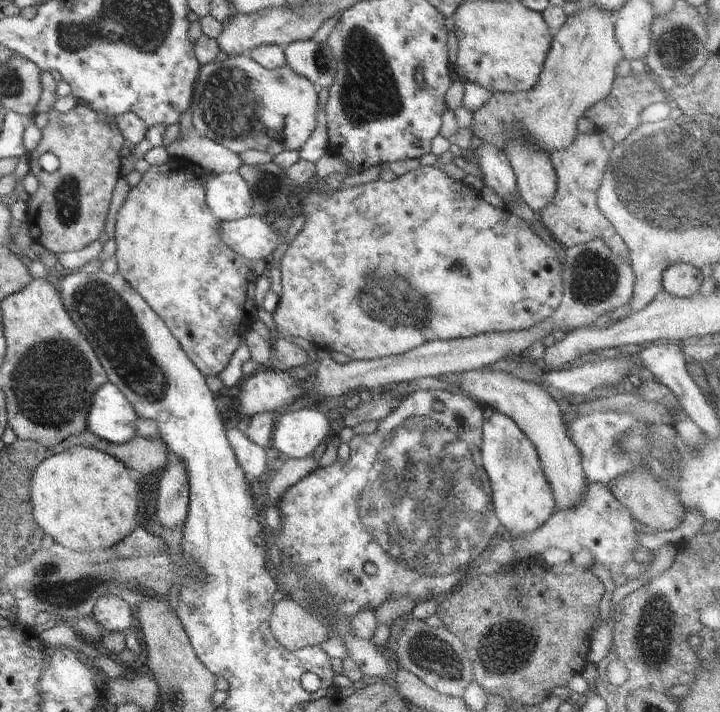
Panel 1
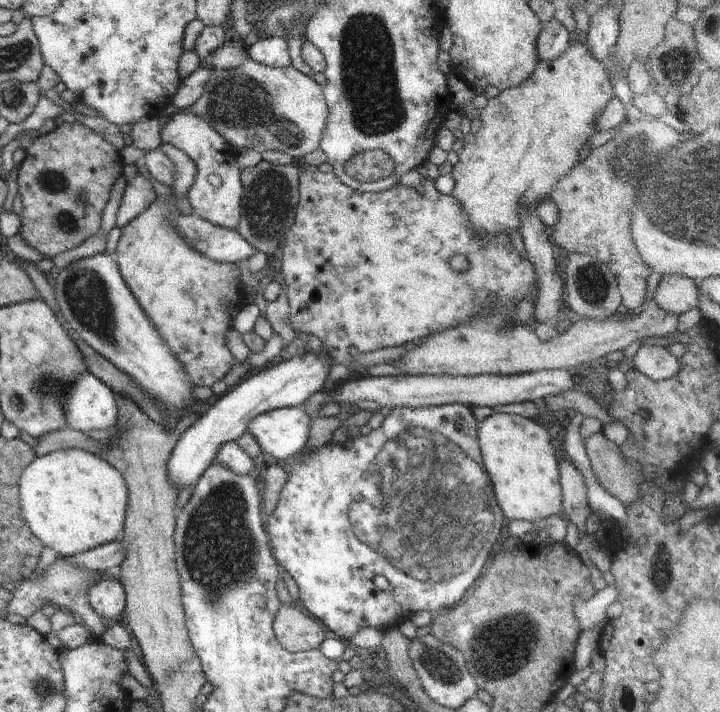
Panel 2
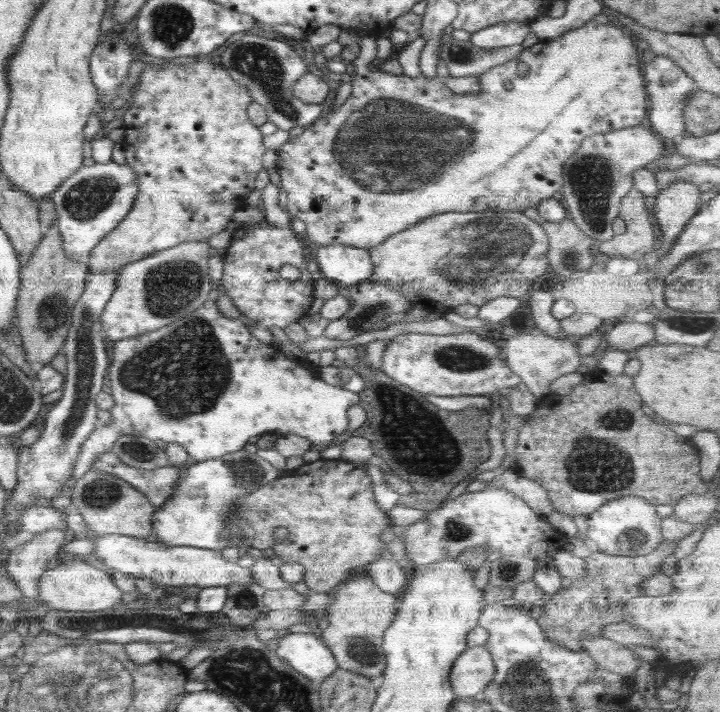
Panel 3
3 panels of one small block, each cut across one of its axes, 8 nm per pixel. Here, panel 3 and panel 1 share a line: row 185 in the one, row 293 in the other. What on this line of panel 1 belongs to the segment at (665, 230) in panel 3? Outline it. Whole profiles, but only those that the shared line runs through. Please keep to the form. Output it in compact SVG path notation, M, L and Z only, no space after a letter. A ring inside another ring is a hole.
M689 263L671 265L661 279L663 290L678 297L692 297L700 291L703 276Z

